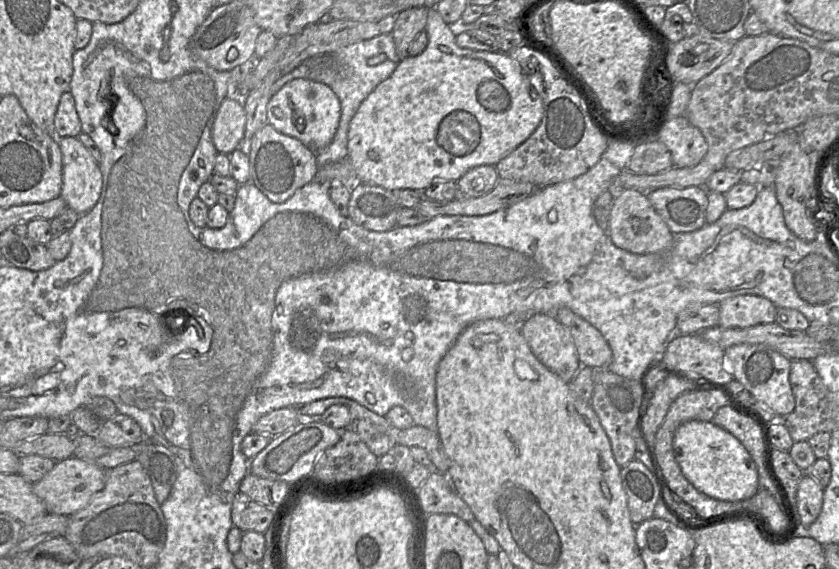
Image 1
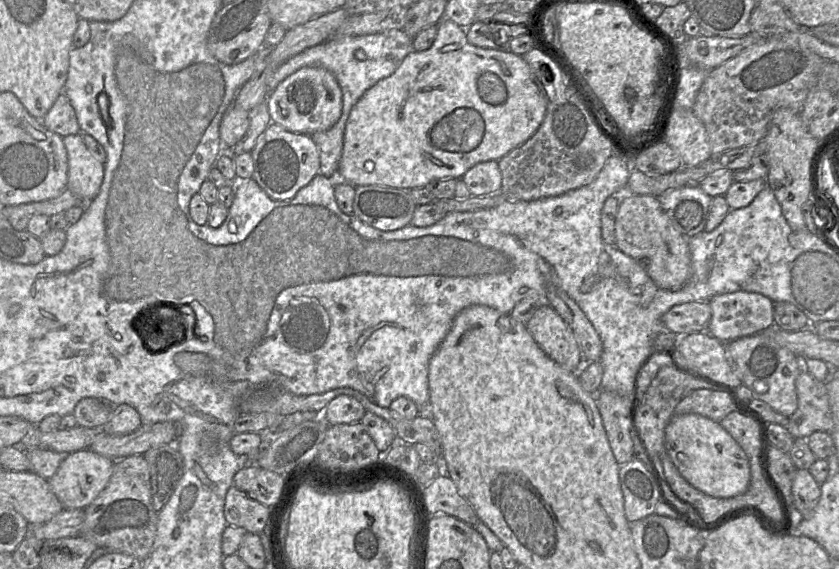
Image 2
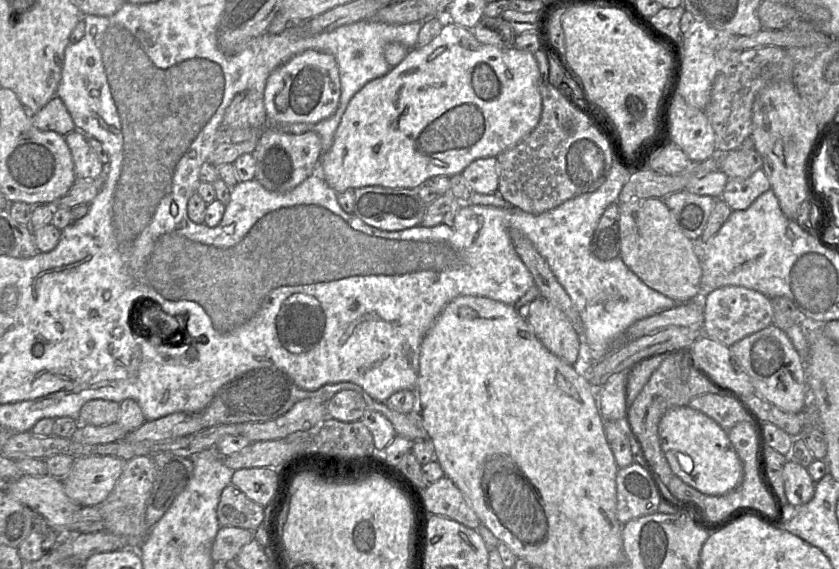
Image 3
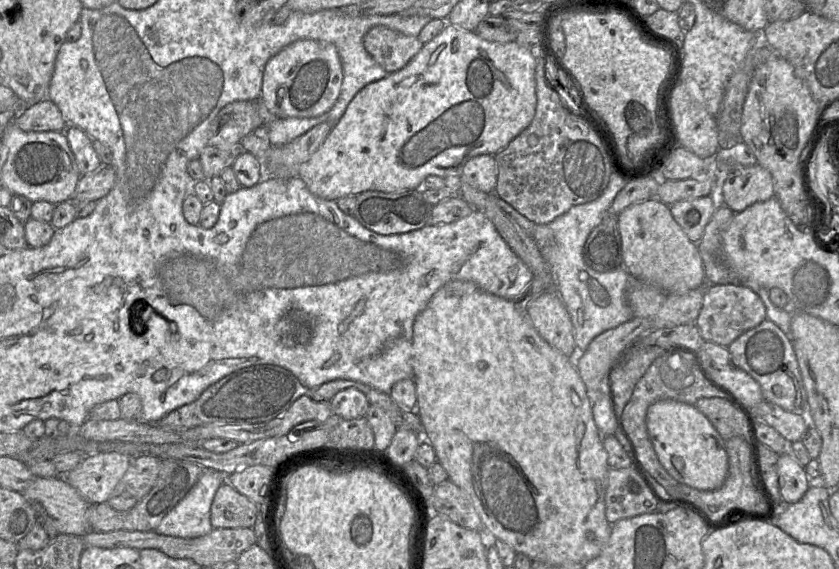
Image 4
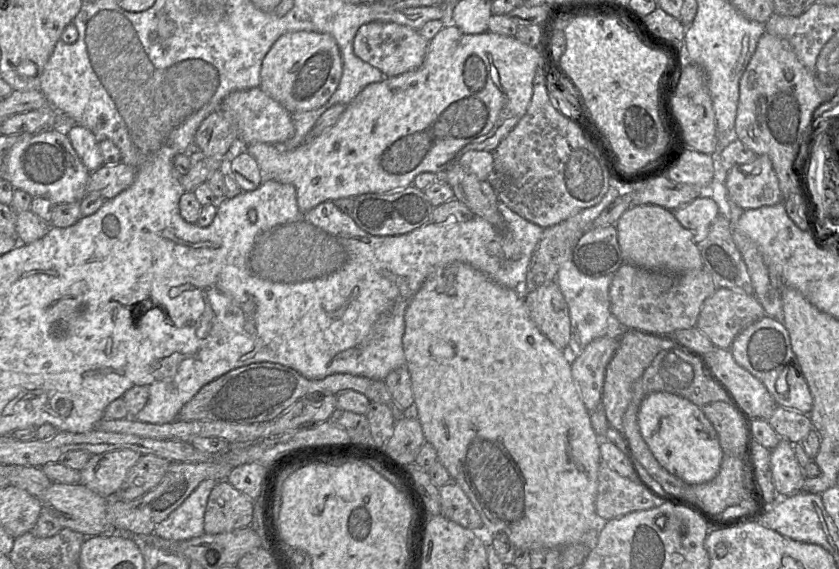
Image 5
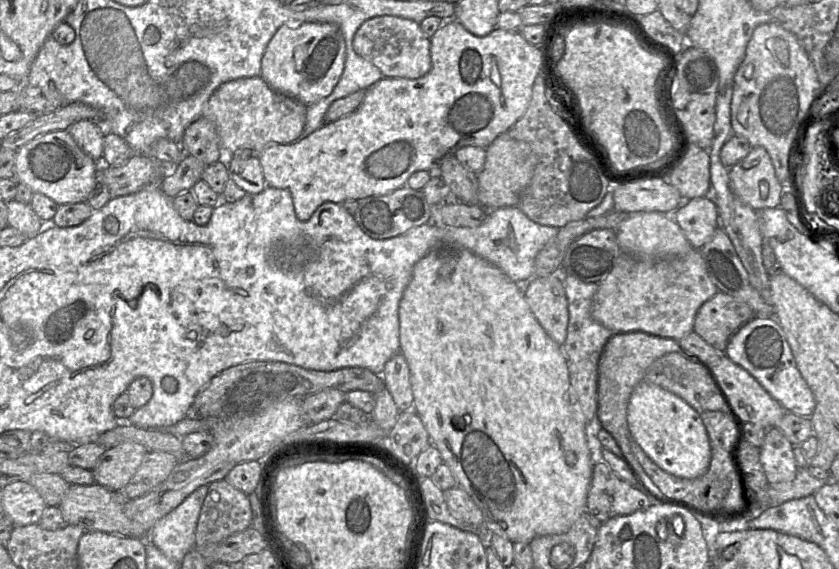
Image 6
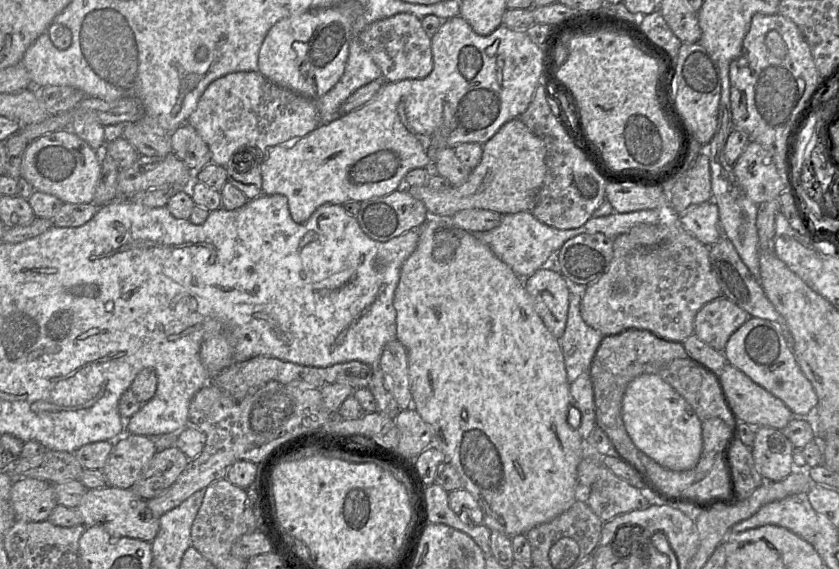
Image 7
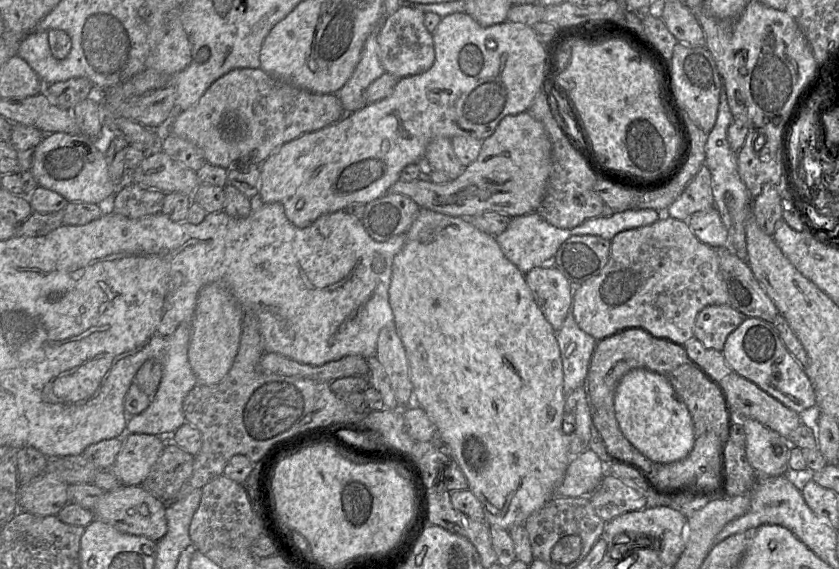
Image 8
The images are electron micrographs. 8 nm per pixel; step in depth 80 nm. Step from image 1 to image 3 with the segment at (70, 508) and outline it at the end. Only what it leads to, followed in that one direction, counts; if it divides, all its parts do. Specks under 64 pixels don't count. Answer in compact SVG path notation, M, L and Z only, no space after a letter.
M92 455L75 458L72 469L61 479L67 496L79 506L100 505L111 493L119 479L125 460L110 455Z

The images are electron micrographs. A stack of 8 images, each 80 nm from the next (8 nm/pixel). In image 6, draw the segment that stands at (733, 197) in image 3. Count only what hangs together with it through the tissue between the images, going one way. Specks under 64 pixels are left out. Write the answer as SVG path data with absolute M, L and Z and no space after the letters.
M760 146L752 147L746 157L729 169L729 179L736 195L756 211L779 207L781 196L787 189L777 179L768 152Z

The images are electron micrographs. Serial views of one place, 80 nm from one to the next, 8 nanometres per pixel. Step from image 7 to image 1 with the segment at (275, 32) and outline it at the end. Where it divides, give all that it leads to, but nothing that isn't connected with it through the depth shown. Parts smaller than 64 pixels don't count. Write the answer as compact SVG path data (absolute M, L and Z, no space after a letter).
M295 78L274 94L267 104L268 124L279 132L300 140L318 152L333 140L341 116L341 103L326 84L308 78Z

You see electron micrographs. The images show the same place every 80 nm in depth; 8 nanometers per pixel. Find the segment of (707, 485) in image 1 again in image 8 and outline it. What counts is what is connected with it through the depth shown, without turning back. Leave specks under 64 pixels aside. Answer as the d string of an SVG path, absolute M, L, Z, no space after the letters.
M644 368L627 372L616 387L614 410L625 438L652 462L671 463L691 452L695 440L692 417L665 375Z

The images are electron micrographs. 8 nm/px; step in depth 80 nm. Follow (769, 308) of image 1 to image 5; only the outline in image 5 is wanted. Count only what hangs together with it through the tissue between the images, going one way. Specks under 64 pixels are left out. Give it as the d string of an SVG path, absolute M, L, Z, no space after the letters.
M716 288L714 293L704 300L695 327L706 335L715 347L729 349L742 330L765 315L764 308L754 294Z

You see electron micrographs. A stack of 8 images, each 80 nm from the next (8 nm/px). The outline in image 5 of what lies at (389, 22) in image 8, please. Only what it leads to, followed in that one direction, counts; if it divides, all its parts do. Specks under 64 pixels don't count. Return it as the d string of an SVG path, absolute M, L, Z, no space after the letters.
M370 22L358 29L353 40L353 51L361 60L380 70L384 77L394 77L419 68L424 61L428 43L418 30L410 27Z

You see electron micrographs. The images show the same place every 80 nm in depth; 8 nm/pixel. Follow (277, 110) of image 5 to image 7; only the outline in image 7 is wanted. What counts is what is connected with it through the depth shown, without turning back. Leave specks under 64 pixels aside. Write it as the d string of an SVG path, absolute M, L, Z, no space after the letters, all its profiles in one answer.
M254 71L230 73L213 81L202 94L196 110L186 124L192 126L207 144L211 152L211 162L226 167L230 159L232 164L235 164L235 154L240 151L244 152L238 156L247 156L251 153L260 163L269 148L292 138L306 136L320 125L320 121L315 100L280 87L260 72Z

